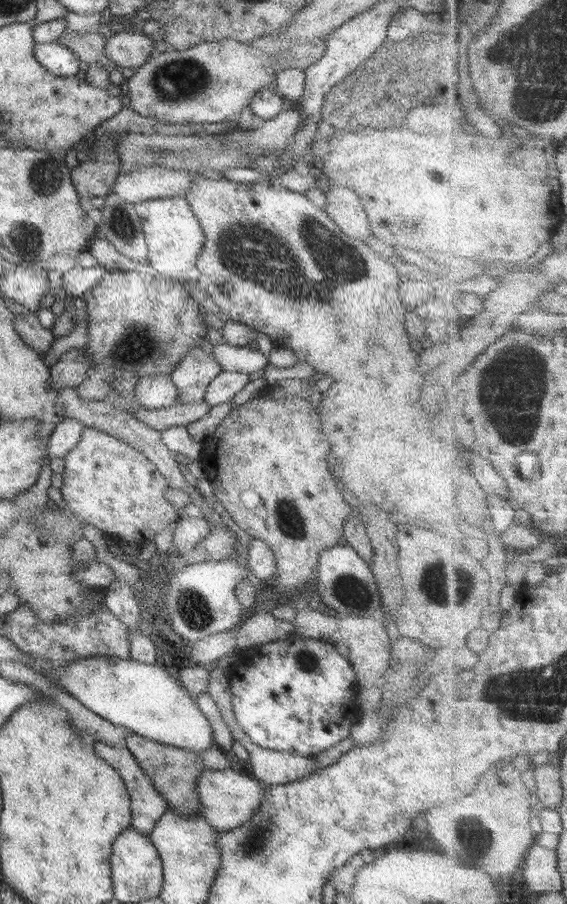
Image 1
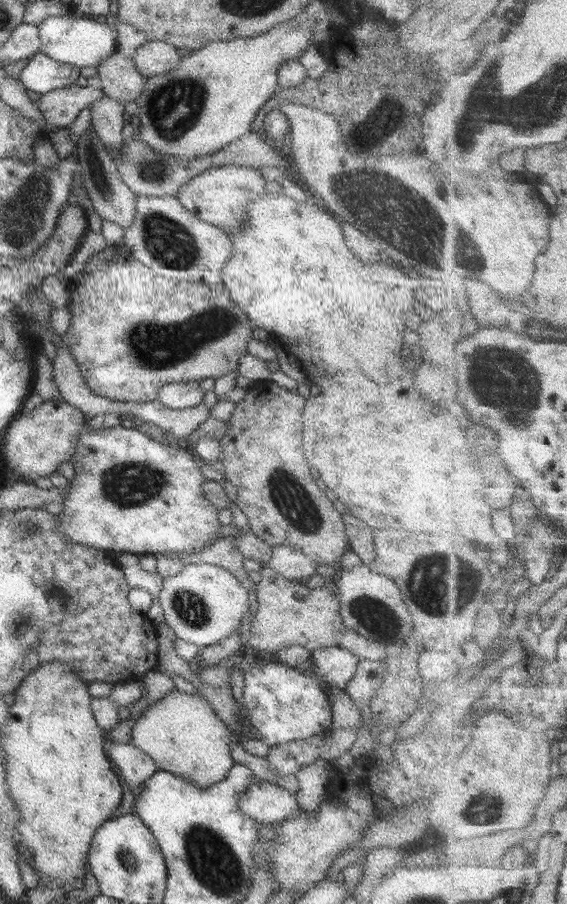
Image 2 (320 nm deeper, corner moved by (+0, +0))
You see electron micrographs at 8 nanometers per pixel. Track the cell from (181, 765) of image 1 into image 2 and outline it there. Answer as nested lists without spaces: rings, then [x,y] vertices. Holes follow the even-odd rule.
[[[174,688],[162,698],[150,705],[142,706],[135,713],[135,722],[129,736],[130,744],[145,752],[158,770],[183,778],[185,782],[199,788],[207,788],[223,781],[233,767],[233,758],[229,754],[229,742],[235,740],[231,731],[221,722],[209,703],[198,693],[187,694]]]

